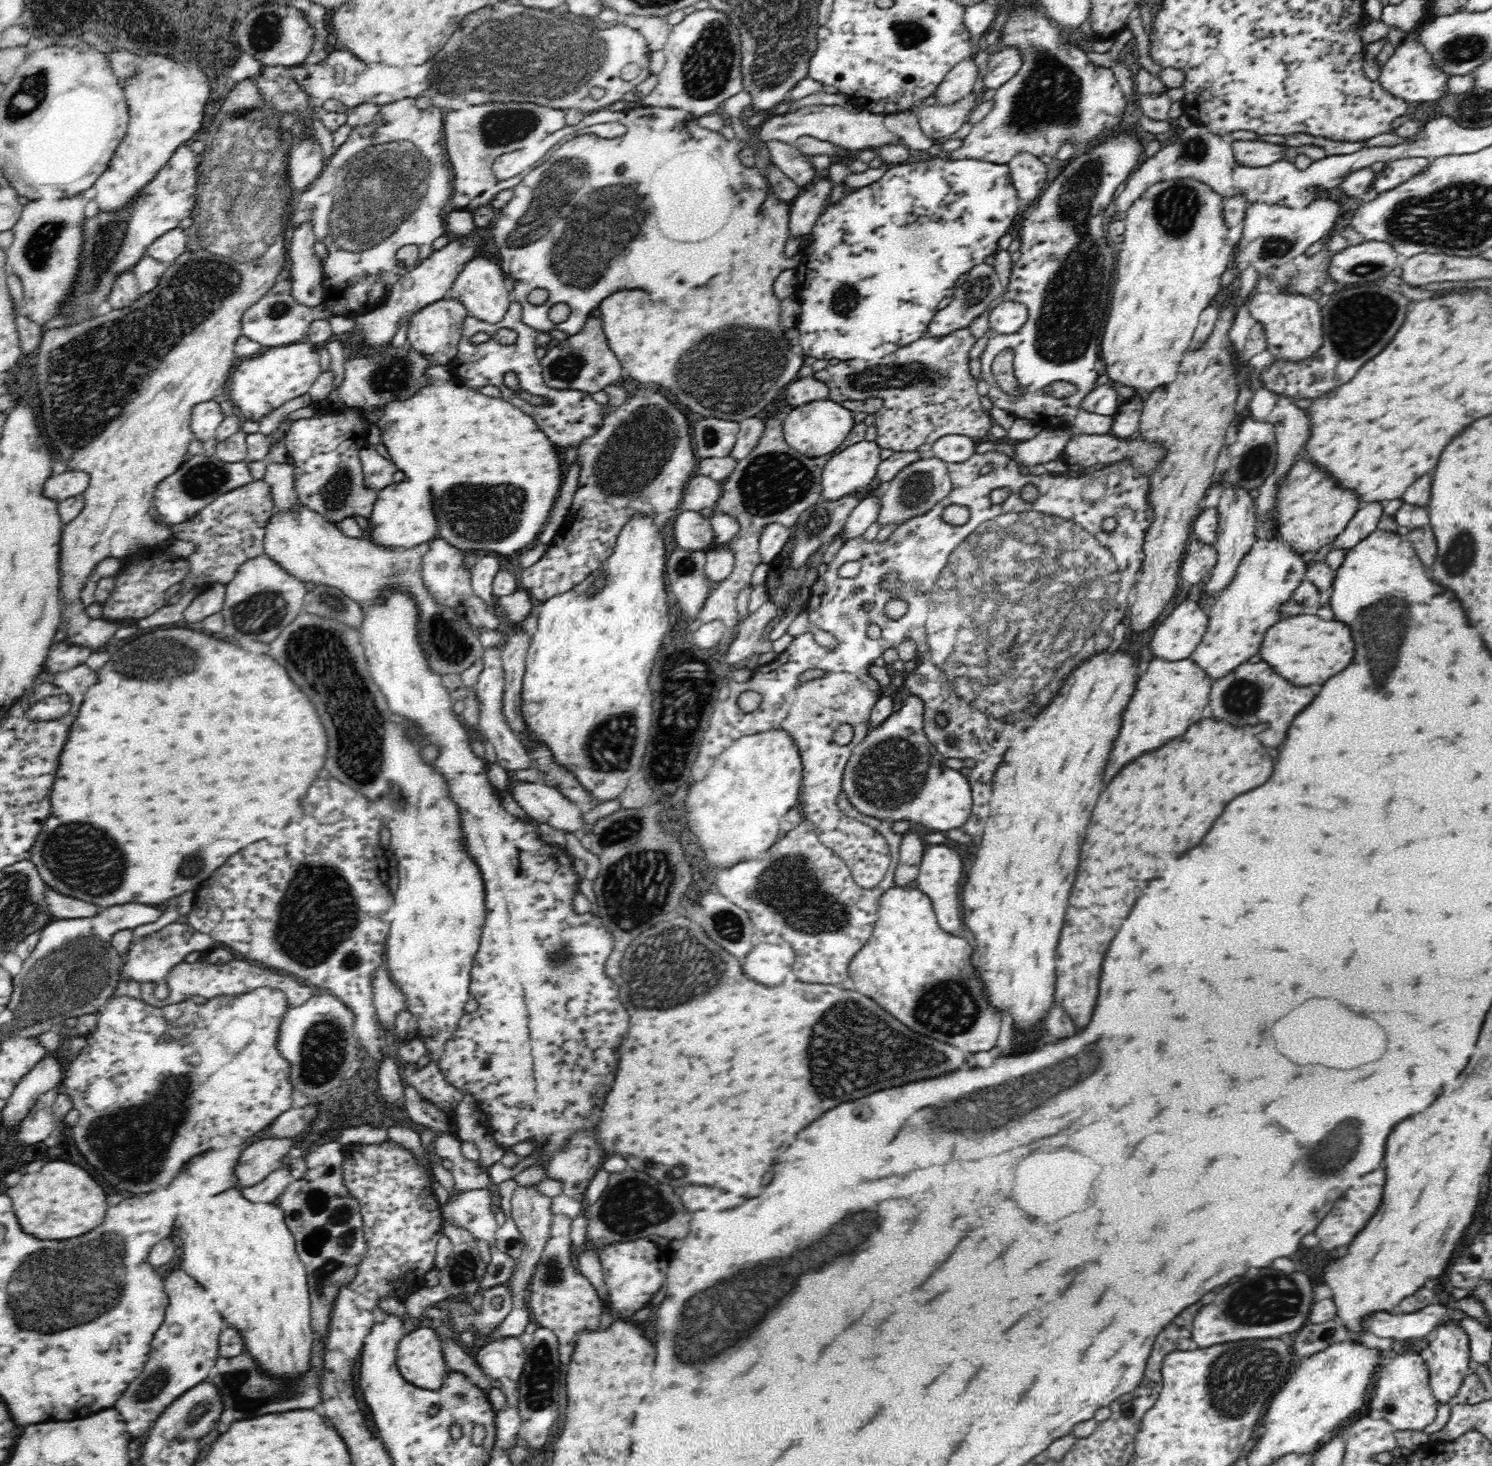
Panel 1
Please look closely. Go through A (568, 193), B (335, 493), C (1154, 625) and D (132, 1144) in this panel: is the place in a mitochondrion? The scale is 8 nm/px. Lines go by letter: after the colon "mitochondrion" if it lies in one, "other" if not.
A: mitochondrion
B: mitochondrion
C: other
D: mitochondrion

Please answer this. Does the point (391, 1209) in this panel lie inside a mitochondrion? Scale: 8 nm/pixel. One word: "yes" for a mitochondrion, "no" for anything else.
no

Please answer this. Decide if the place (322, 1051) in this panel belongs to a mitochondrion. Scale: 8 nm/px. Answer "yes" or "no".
yes

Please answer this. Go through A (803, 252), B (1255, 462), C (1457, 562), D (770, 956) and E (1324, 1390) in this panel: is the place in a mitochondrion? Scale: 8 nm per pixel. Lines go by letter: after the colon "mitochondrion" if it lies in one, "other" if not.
A: other
B: mitochondrion
C: mitochondrion
D: other
E: other

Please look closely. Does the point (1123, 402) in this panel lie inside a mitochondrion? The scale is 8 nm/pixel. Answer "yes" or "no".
no

